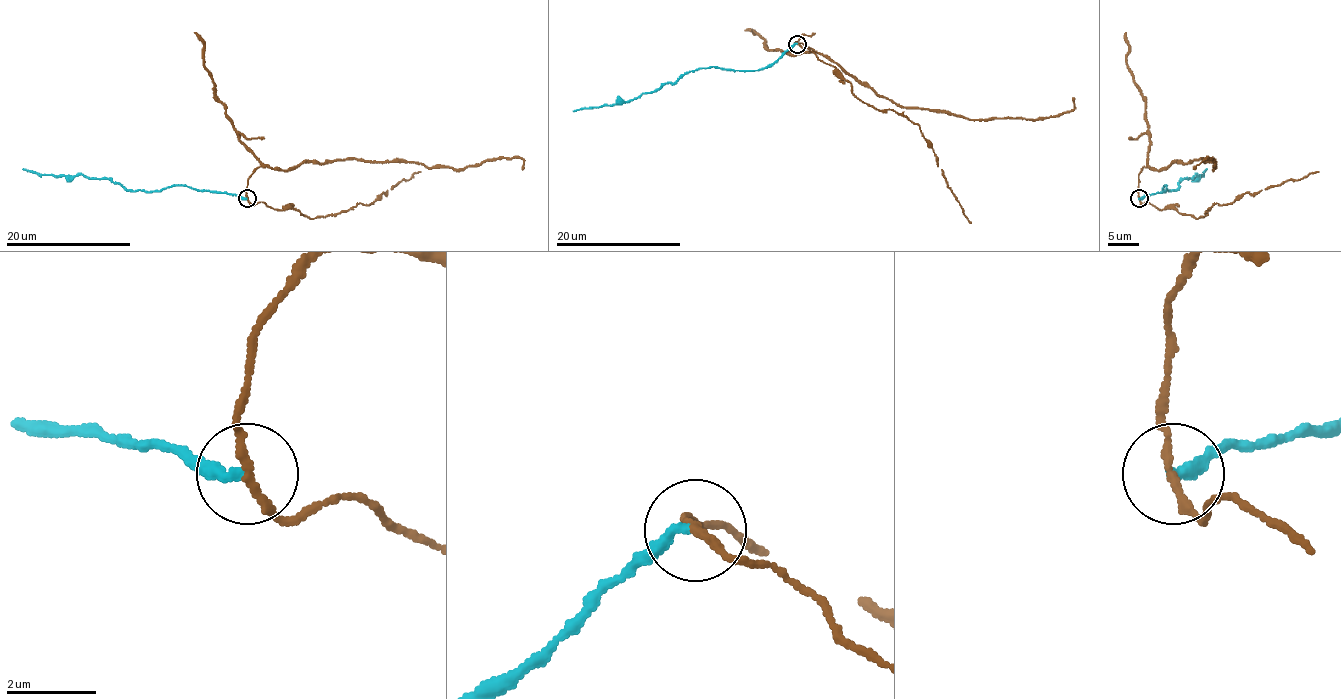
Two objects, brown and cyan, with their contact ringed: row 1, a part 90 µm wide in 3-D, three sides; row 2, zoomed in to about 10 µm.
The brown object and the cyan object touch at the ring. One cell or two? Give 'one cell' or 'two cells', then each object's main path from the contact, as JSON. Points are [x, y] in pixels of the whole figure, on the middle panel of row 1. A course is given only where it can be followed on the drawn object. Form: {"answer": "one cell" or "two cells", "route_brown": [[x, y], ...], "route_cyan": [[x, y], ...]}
{"answer": "two cells", "route_brown": [[798, 43], [826, 54], [904, 107], [979, 120], [1032, 120], [1058, 117], [1073, 109], [1073, 98]], "route_cyan": [[796, 43], [764, 68], [696, 68], [686, 71], [675, 82], [665, 82], [632, 99], [573, 110]]}

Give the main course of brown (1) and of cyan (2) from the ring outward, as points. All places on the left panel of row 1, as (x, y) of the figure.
1: (247, 199), (247, 179), (260, 166), (293, 169), (299, 163), (353, 158), (464, 169), (522, 158), (522, 169)
2: (246, 199), (182, 185), (129, 191), (107, 179), (91, 179), (82, 174), (35, 174), (23, 168)

